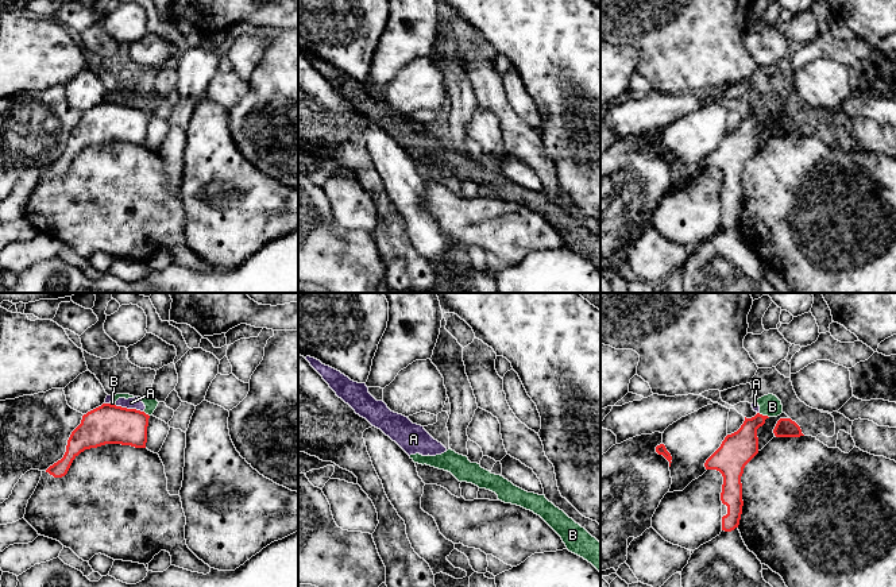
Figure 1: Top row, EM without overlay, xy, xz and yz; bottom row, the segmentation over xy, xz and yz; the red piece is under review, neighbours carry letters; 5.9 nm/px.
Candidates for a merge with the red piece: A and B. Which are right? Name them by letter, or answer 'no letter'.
no letter

